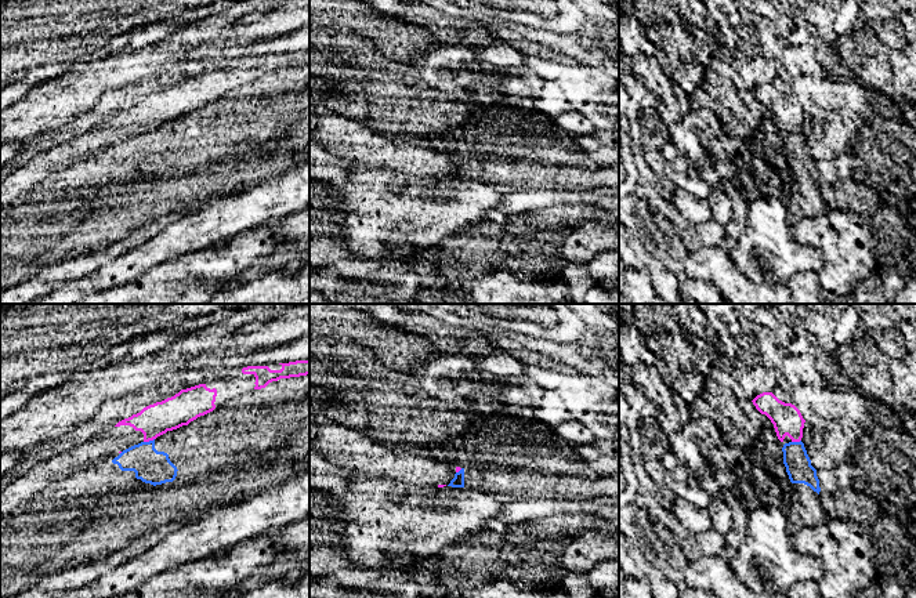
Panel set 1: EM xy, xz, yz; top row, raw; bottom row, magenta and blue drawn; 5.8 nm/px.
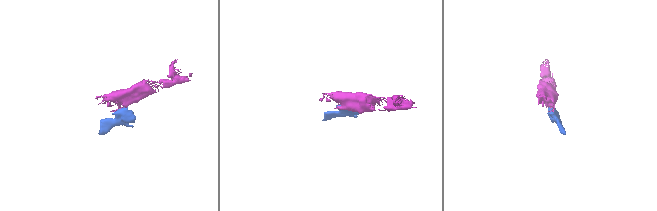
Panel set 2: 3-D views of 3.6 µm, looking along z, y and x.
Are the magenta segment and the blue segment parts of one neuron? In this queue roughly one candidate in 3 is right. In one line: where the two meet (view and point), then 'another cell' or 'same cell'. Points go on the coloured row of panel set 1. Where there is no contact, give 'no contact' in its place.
xy (148, 441) | another cell

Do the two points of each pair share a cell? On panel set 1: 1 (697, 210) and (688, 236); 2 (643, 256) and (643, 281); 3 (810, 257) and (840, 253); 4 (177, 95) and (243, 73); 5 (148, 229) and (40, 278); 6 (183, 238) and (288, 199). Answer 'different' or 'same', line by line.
1: same
2: different
3: different
4: same
5: same
6: same

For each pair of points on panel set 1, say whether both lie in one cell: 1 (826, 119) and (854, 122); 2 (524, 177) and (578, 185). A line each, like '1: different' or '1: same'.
1: same
2: same

